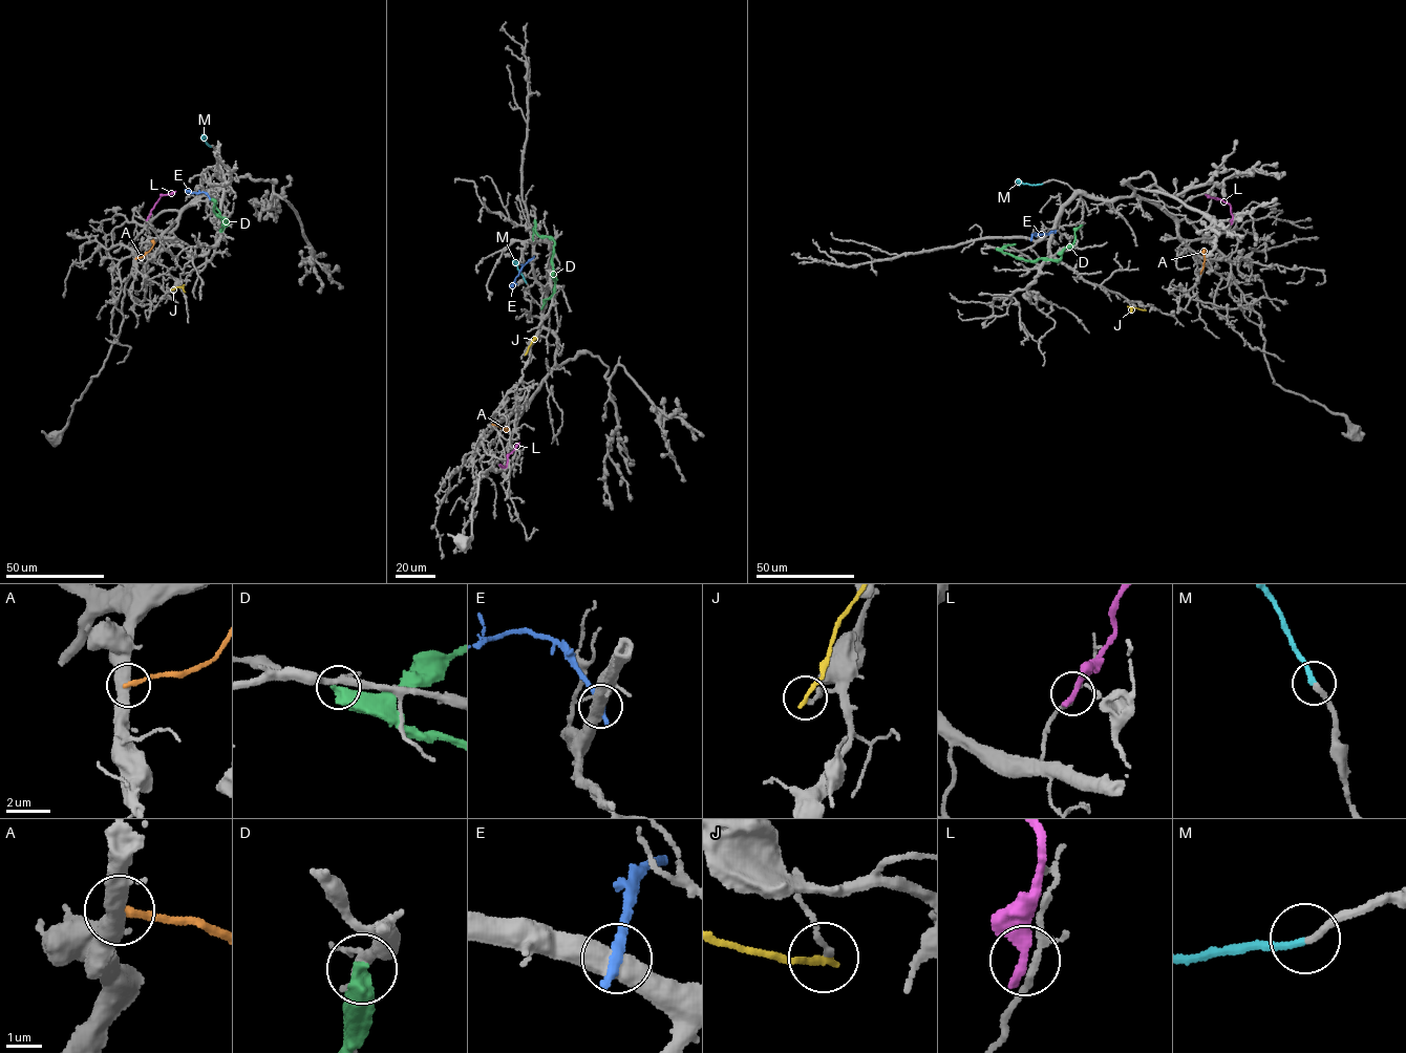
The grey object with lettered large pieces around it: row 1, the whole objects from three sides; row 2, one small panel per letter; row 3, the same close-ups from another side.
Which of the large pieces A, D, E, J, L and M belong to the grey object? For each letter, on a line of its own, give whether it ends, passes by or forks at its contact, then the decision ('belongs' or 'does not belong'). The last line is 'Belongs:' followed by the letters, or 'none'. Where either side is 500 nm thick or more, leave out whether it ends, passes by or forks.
A: it ends there; does not belong
D: does not belong
E: does not belong
J: it ends there; does not belong
L: it ends there; does not belong
M: it ends there; belongs
Belongs: M

